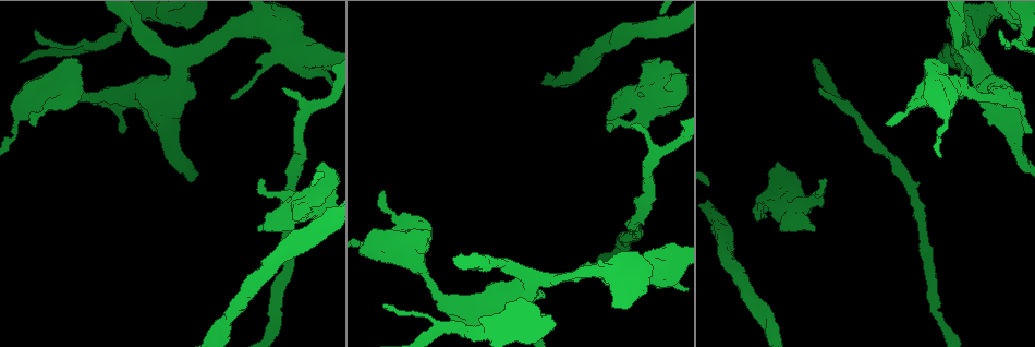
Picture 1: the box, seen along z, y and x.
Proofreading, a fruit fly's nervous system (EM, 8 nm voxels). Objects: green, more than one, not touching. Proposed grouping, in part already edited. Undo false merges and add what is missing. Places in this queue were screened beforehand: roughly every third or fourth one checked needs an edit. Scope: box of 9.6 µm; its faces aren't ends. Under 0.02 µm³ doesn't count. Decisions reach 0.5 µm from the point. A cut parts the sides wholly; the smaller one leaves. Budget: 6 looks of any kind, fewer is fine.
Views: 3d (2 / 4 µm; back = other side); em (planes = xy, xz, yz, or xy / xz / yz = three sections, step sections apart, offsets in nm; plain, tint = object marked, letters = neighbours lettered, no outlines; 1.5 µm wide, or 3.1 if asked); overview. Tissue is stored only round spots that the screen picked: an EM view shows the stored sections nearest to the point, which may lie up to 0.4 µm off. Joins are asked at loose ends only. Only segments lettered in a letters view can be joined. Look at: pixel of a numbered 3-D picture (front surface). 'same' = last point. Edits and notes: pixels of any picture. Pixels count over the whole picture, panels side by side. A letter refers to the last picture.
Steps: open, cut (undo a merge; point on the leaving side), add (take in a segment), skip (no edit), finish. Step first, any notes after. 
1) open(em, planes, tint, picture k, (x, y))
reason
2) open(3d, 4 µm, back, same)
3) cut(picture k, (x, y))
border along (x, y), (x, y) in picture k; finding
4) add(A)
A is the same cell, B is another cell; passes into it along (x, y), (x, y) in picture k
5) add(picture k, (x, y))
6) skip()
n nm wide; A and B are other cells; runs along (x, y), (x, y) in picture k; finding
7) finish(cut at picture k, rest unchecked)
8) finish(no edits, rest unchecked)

open(em, planes, plain, picture 1, (282, 89))
an open end

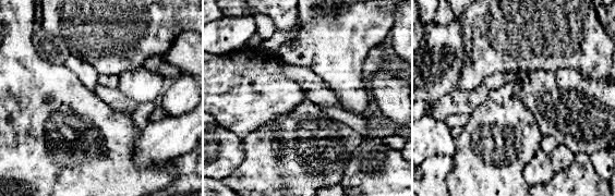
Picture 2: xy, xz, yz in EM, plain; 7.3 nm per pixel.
open(em, planes, letters, same)

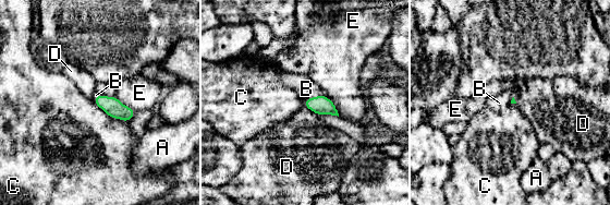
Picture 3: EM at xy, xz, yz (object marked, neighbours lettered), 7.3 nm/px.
add(B)
B is the same cell, A, C, D and E are other cells; passes into it along (320, 105), (314, 97), (306, 88) in picture 3; it goes on there

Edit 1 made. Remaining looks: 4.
open(em, yz, step 8, tint, picture 1, (779, 164))
branch stops here

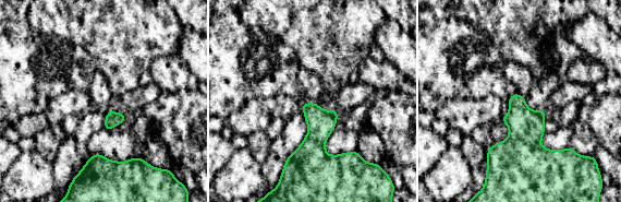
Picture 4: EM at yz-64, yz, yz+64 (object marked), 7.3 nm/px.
open(em, planes, tint, same)
another direction

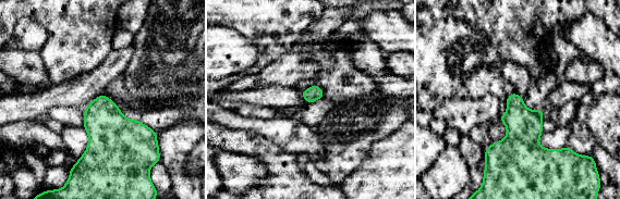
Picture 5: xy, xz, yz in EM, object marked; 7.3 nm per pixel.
open(em, planes, letters, same)
what lies round it

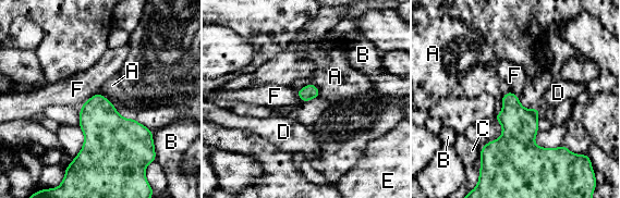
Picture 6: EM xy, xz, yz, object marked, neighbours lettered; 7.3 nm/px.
skip()
A, B, C, D, E and F are other cells; border along (98, 93), (90, 96), (80, 107) in picture 6; none of them fits

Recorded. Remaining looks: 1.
finish(add at picture 3, rest unchecked)

